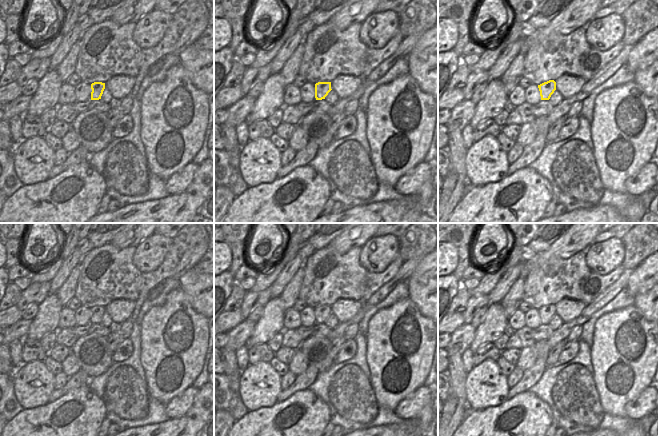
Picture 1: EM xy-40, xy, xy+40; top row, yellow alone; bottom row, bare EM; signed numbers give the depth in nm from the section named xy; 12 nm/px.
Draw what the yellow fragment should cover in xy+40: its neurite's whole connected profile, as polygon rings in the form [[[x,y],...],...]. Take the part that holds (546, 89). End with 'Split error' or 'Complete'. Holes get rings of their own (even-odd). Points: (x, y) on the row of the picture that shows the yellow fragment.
[[[549,80],[538,85],[541,100],[549,100],[551,95],[556,90],[556,82],[554,80]]]. Complete

